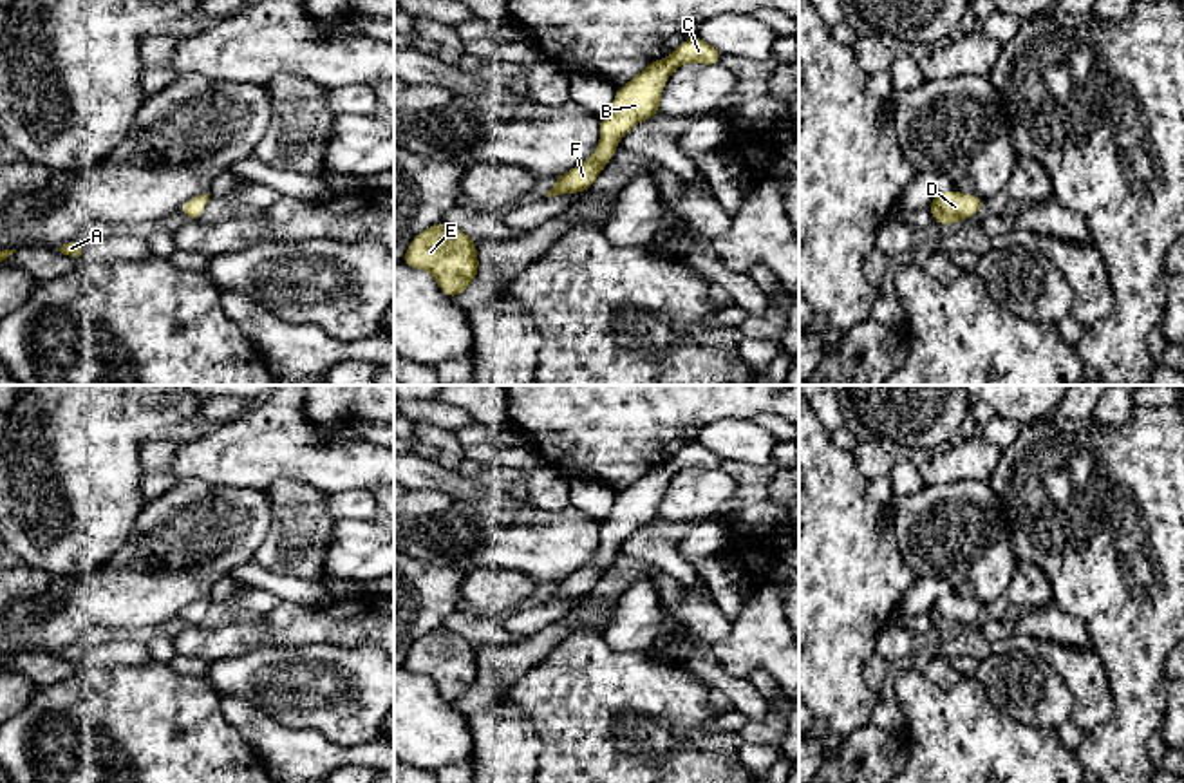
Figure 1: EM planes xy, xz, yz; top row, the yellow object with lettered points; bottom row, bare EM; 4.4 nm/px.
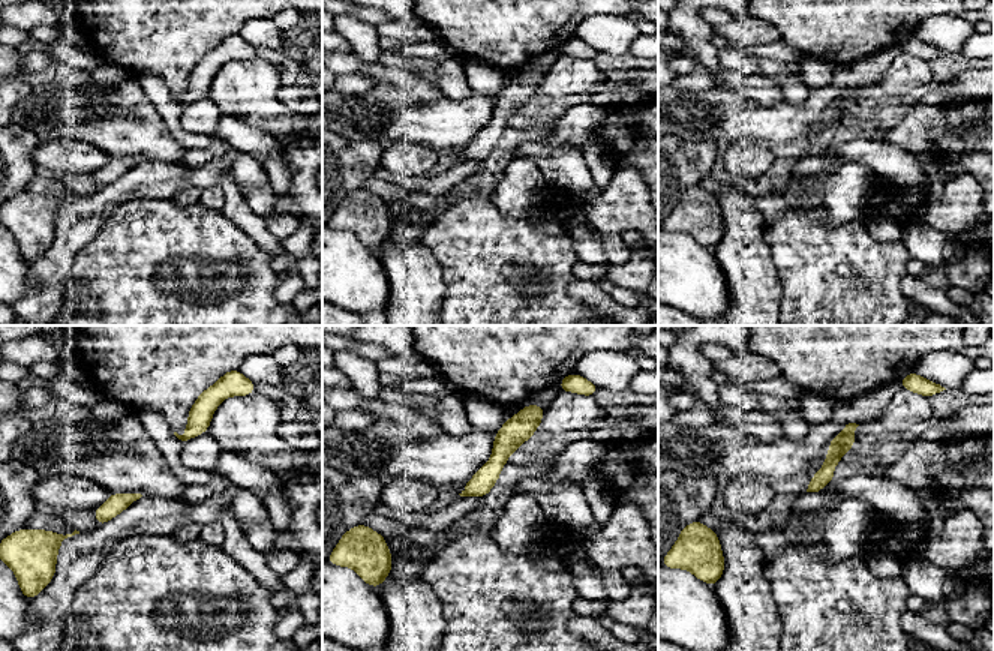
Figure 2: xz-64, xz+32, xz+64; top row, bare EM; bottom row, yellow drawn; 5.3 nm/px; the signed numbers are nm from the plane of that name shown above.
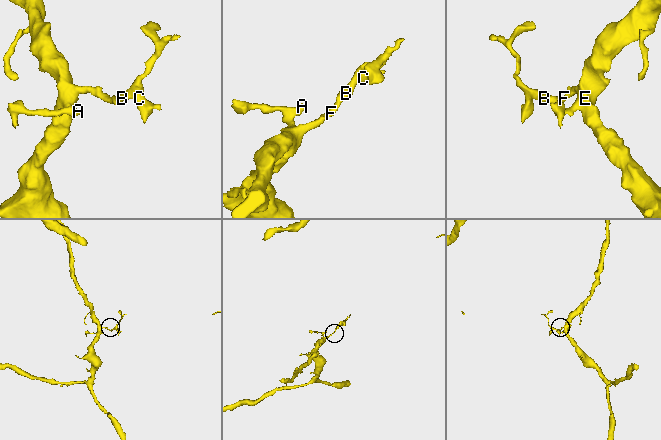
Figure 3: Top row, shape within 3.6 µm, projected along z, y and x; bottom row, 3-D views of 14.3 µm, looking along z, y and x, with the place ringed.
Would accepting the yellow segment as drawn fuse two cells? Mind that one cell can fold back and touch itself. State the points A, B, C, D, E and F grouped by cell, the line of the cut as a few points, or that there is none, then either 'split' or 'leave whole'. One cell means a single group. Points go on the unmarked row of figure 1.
A B C D E F; no cut; leave whole

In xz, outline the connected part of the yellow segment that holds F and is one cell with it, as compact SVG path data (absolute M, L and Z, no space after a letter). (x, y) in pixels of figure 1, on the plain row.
M691 441L667 463L649 468L638 481L616 495L609 517L600 526L598 555L587 566L557 582L546 602L593 593L597 580L613 562L622 541L640 526L656 521L669 479L687 467L716 470L719 465L719 456L700 441Z

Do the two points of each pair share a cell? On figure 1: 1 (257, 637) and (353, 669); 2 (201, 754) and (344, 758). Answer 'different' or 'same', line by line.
1: different
2: different

